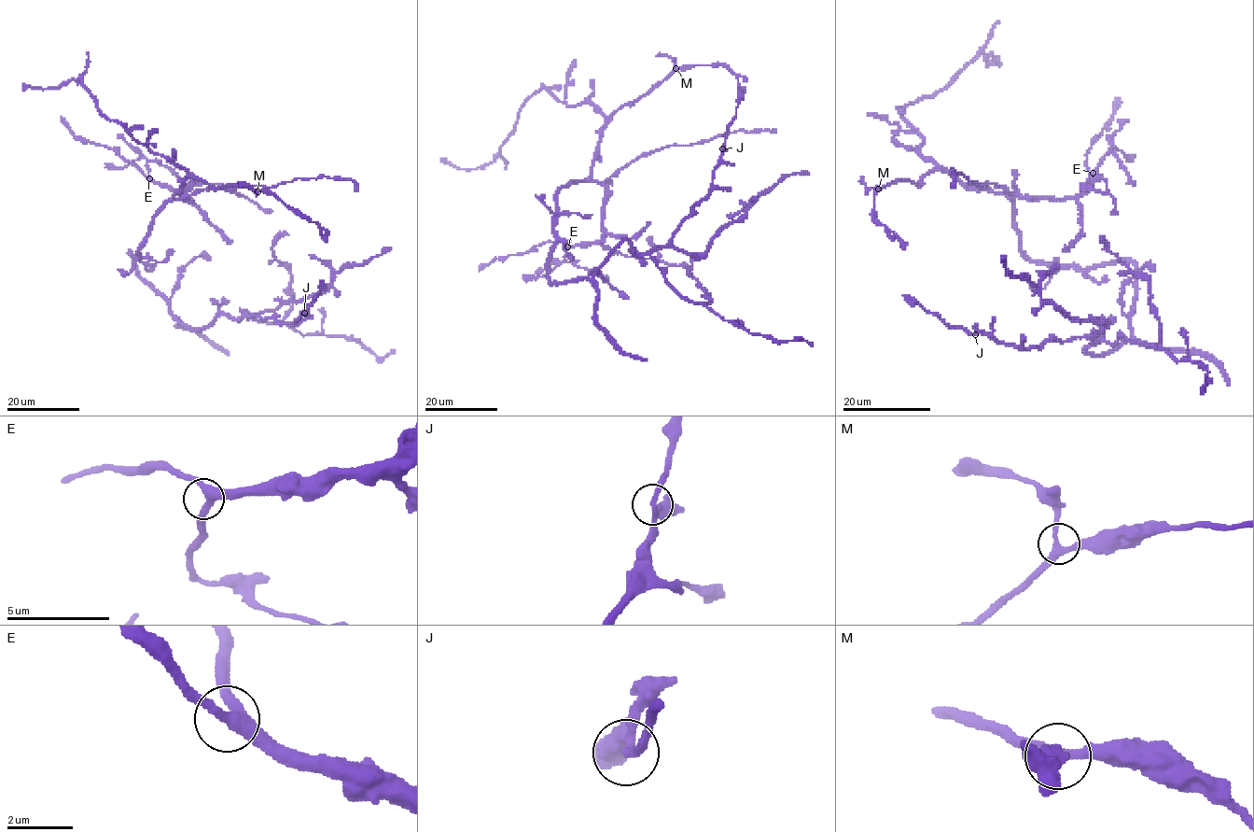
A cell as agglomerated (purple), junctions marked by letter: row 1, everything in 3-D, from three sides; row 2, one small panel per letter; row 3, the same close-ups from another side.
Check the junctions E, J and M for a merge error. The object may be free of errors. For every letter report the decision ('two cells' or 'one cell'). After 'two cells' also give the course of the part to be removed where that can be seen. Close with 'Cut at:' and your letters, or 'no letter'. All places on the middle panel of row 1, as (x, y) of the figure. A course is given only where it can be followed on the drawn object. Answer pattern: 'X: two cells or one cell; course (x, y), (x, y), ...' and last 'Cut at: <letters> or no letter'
E: one cell
J: one cell
M: one cell
Cut at: no letter

